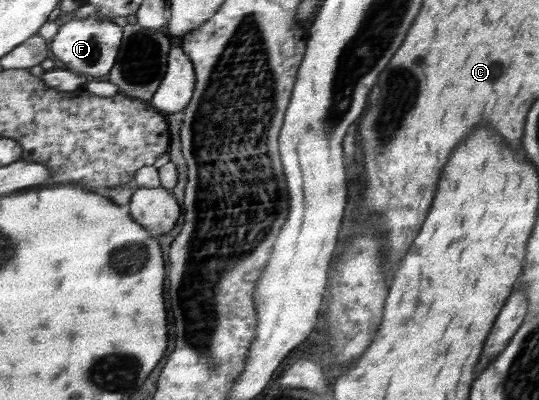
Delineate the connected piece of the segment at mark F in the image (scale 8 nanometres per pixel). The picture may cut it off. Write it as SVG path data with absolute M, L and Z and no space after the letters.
M85 18L64 23L58 33L50 40L50 46L54 46L52 58L60 62L61 67L70 68L78 74L88 76L88 80L96 81L105 78L118 56L118 49L122 44L123 30L118 24L106 20L94 20Z

